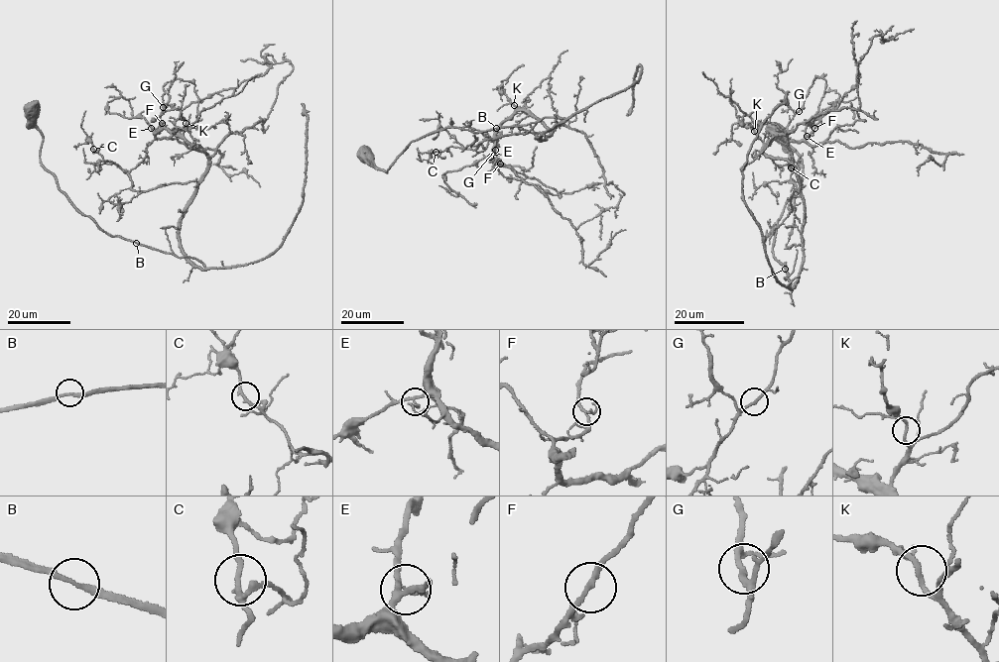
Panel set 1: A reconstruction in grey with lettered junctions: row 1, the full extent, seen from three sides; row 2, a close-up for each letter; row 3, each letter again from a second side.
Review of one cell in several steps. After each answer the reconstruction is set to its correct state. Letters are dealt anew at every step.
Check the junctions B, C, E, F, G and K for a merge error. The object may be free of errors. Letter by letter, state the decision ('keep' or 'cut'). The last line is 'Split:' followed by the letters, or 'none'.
B: keep
C: keep
E: keep
F: keep
G: keep
K: keep
Split: none

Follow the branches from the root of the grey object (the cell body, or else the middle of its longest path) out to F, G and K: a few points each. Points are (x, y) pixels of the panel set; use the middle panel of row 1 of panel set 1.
F: (541, 139), (548, 137), (549, 130), (524, 111), (516, 111), (503, 122), (495, 135), (492, 154), (500, 164)
G: (541, 139), (548, 137), (549, 130), (524, 111), (516, 111), (491, 139), (495, 150)
K: (541, 139), (548, 137), (549, 130), (524, 111), (514, 112), (514, 105)

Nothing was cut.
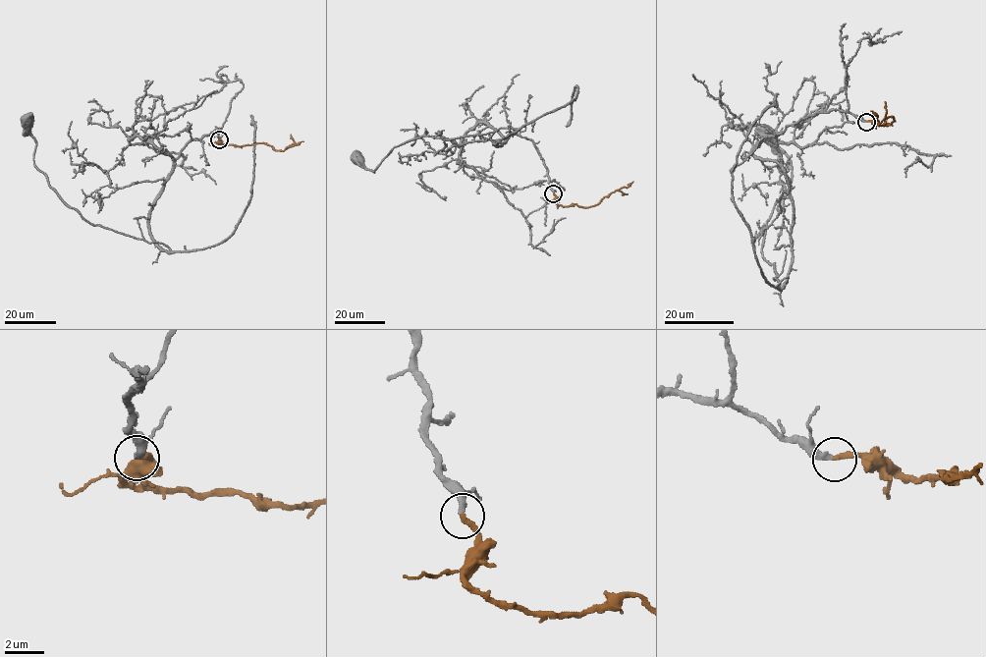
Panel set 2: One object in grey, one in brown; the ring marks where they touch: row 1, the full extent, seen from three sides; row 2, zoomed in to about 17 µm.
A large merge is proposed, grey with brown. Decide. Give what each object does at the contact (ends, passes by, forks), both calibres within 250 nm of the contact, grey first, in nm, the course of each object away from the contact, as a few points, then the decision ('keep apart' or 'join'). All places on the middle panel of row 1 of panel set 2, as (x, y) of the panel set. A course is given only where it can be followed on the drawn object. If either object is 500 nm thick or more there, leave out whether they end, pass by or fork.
grey ends | brown ends | 320/280 nm | grey via (553, 193), (531, 140), (512, 134), (494, 144), (519, 128), (420, 136), (373, 171), (354, 154) | brown via (553, 193), (554, 202), (558, 204), (589, 207), (618, 190), (627, 193), (622, 194) | join

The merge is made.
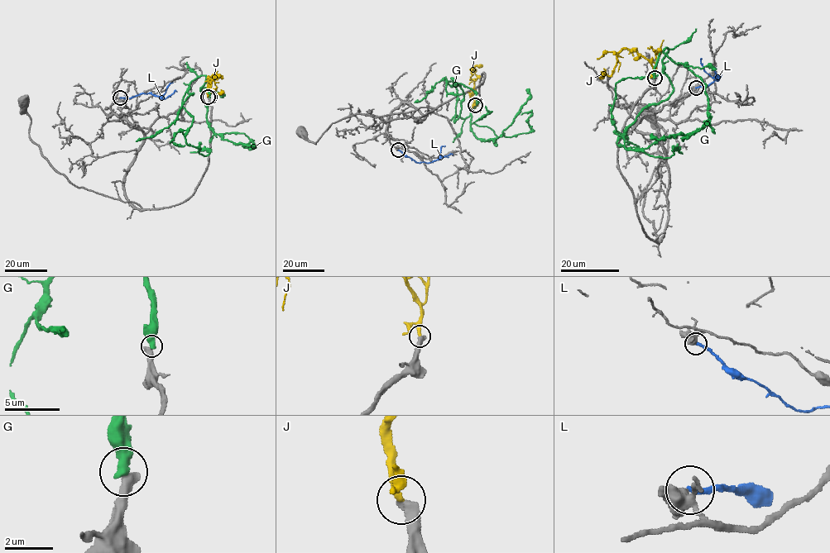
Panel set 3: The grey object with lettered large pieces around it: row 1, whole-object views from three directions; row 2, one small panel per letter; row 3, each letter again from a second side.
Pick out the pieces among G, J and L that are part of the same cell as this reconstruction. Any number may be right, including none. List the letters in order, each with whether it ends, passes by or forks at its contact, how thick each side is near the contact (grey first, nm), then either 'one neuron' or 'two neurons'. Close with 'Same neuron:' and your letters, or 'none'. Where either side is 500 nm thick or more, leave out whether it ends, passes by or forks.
G: 550 nm thick on the grey side, 550 nm on the other; two neurons
J: it ends there; 480 nm thick on the grey side, 280 nm on the other; two neurons
L: it ends there; 360 nm thick on the grey side, 240 nm on the other; two neurons
Same neuron: none

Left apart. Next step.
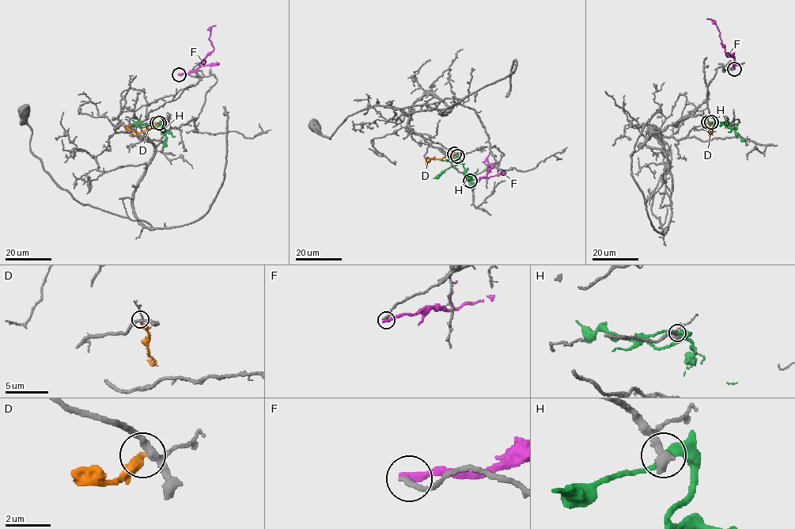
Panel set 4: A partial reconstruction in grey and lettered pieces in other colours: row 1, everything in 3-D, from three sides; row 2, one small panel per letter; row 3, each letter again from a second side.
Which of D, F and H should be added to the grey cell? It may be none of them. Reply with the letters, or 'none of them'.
none of them

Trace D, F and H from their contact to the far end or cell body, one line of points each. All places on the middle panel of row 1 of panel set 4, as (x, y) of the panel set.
D: (454, 154), (451, 156), (430, 159), (426, 163), (427, 165)
F: (470, 180), (486, 178), (488, 169), (495, 164), (488, 164), (489, 152)
H: (456, 156), (459, 157), (458, 162), (462, 164), (465, 175), (470, 177), (471, 186)

